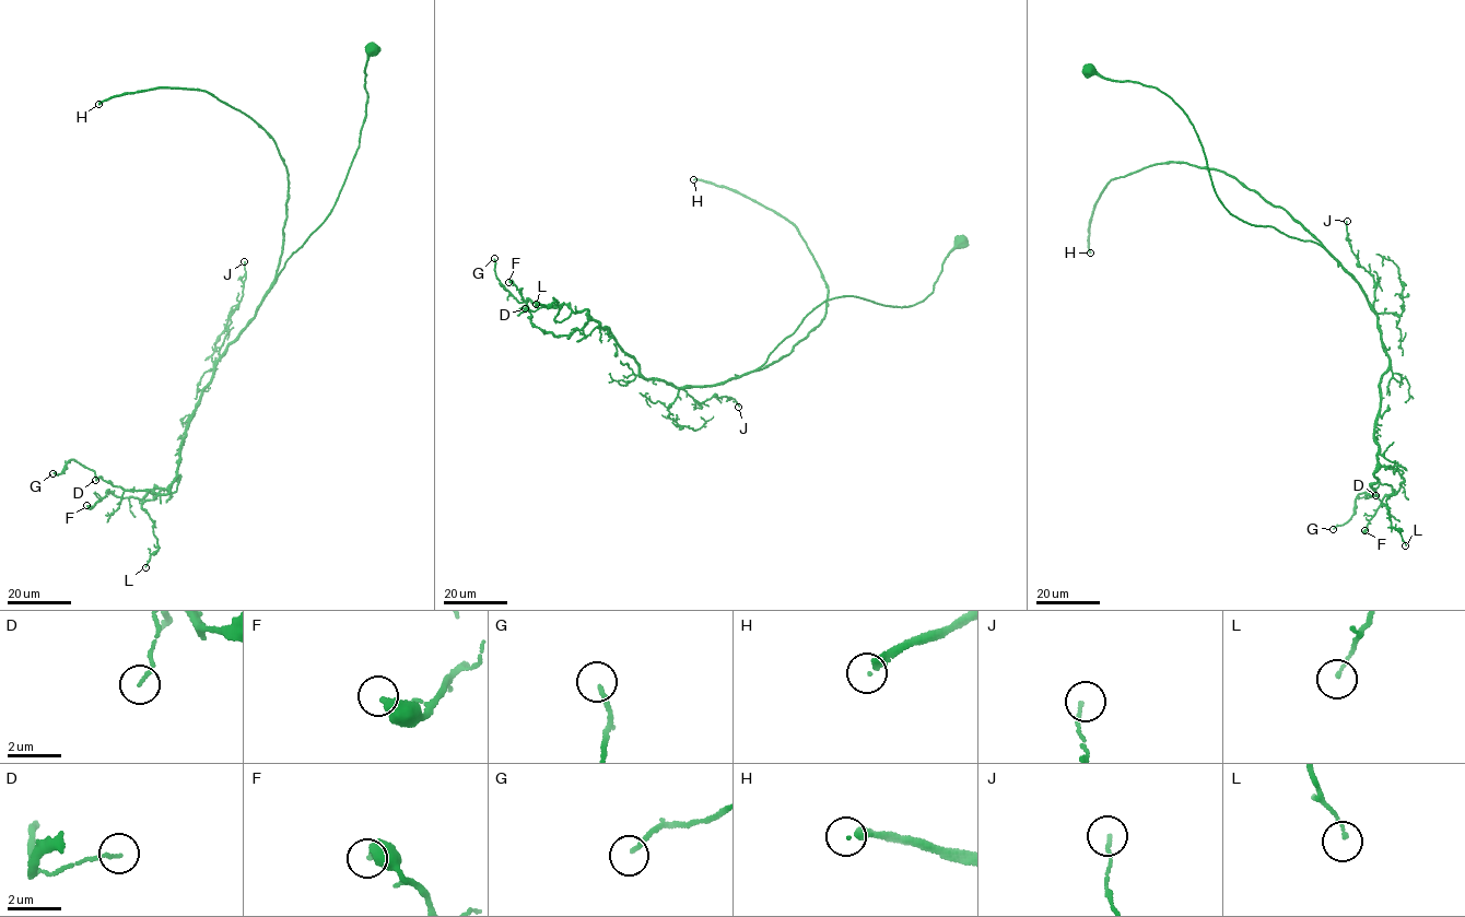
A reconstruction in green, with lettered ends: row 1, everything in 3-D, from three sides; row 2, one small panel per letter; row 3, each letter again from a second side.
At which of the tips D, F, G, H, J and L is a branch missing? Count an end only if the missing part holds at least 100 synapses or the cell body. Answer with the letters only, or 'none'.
H

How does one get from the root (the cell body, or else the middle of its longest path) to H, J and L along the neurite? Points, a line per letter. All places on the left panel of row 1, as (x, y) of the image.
H: (372, 49), (366, 116), (344, 181), (272, 285), (288, 174), (259, 125), (195, 89), (159, 87), (98, 104)
J: (372, 49), (364, 70), (366, 116), (335, 204), (290, 256), (253, 317), (221, 355), (243, 294), (244, 261)
L: (372, 49), (366, 116), (335, 204), (218, 361), (186, 430), (170, 492), (142, 504), (159, 547), (145, 567)

